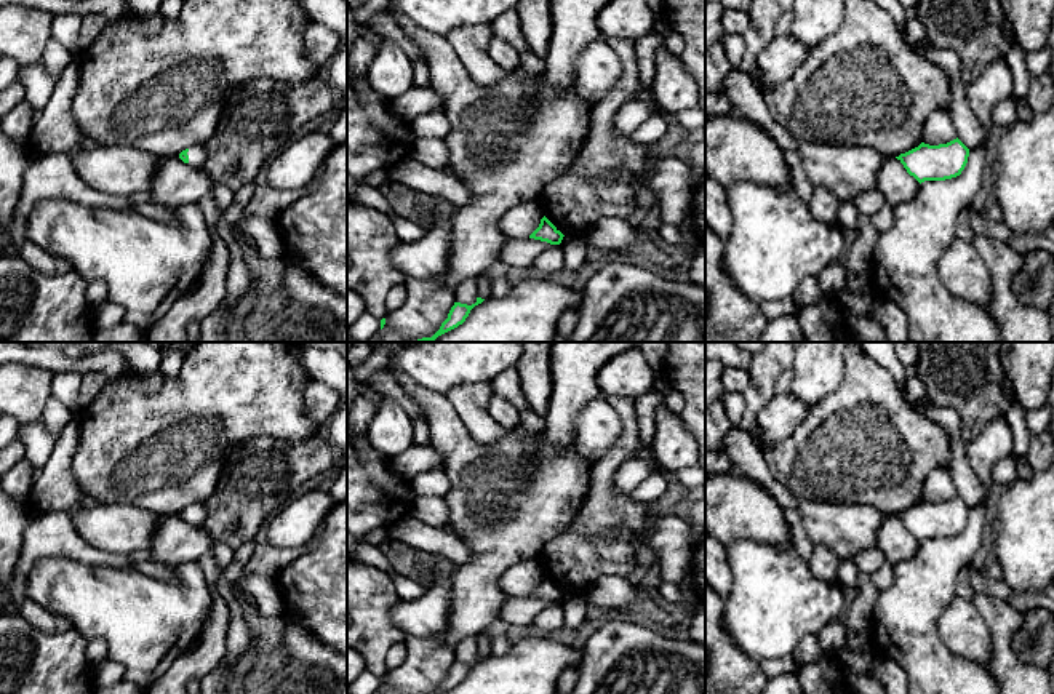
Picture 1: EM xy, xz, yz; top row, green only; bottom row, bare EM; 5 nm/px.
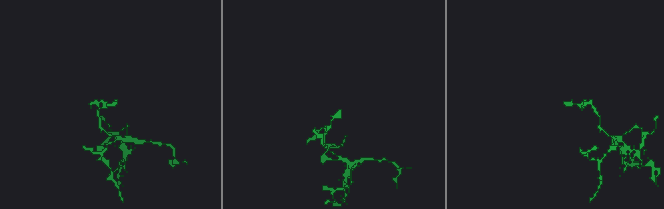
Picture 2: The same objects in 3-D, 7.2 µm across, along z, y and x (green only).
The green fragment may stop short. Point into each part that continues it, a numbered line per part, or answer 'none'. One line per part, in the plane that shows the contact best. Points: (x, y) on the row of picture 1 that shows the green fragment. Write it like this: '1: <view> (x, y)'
1: xy (197, 155)

